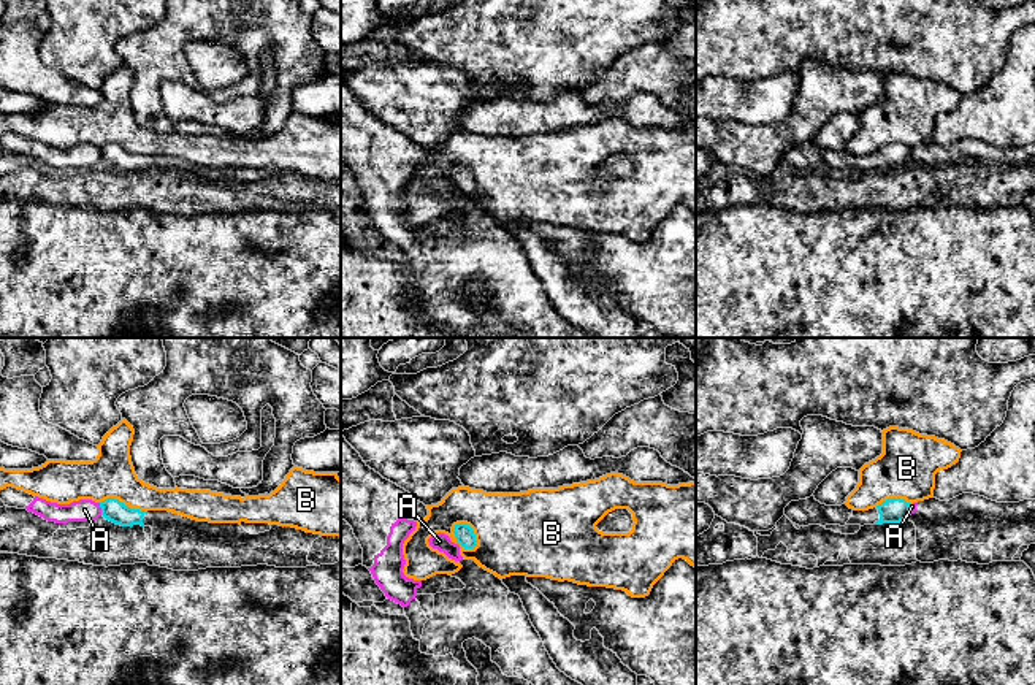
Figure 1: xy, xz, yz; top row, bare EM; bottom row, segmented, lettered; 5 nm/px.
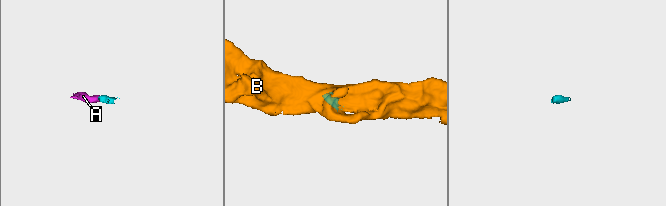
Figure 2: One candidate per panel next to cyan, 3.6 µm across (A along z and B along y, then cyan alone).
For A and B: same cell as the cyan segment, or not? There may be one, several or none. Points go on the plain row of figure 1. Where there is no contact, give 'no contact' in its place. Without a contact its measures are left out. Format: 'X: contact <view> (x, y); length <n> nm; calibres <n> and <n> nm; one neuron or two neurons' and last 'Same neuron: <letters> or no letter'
A: contact xy (102, 154); length 70 nm; calibres 120 and 110 nm; two neurons
B: contact xz (457, 186); length 160 nm; calibres 100 and 320 nm; two neurons
Same neuron: no letter

